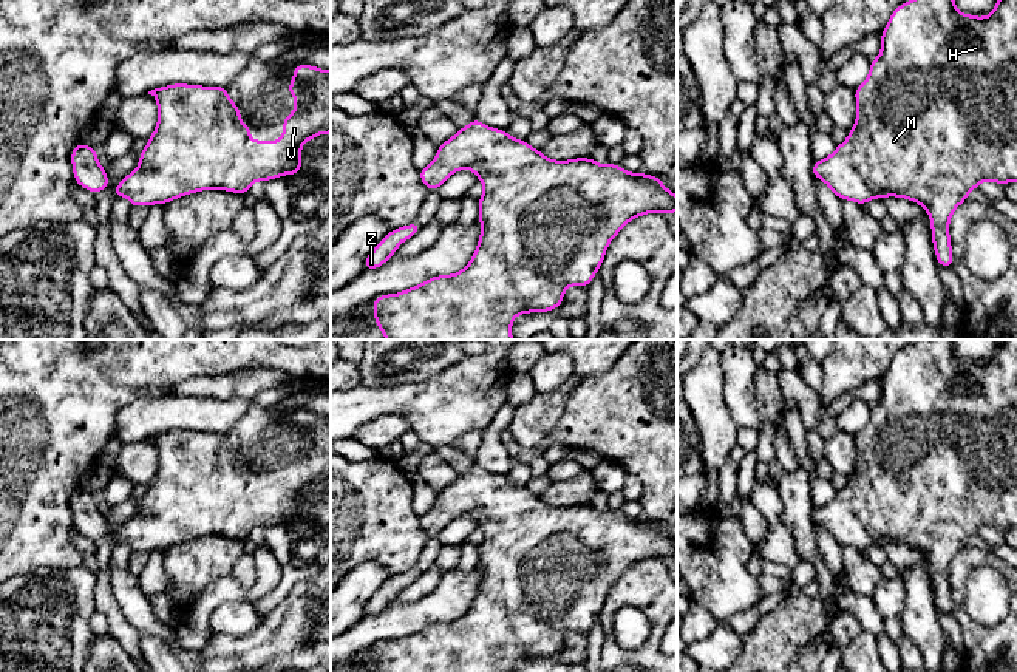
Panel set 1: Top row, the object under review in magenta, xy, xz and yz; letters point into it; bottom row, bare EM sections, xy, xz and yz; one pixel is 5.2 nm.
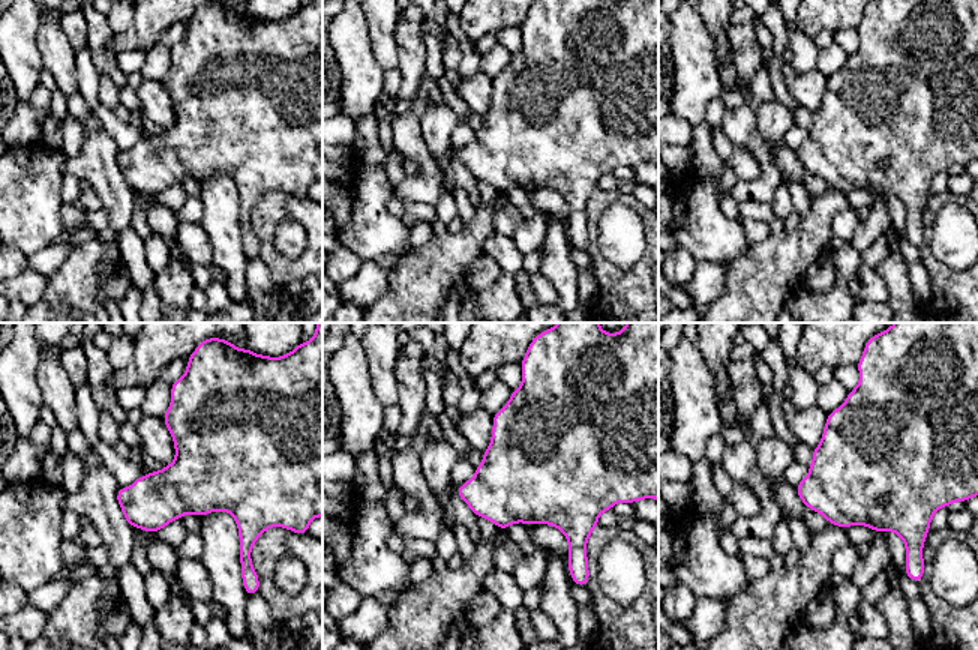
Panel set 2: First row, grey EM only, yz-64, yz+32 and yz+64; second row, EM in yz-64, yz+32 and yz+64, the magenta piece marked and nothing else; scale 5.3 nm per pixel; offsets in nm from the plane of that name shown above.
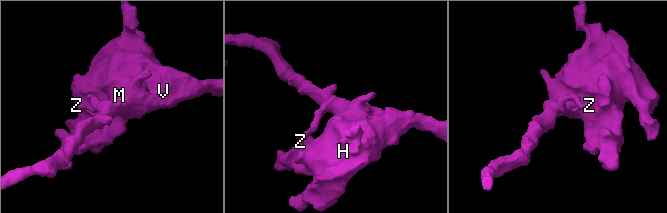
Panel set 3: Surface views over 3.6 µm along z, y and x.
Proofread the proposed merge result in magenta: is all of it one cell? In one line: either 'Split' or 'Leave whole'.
Leave whole

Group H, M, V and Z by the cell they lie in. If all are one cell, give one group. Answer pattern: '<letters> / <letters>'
H M V Z

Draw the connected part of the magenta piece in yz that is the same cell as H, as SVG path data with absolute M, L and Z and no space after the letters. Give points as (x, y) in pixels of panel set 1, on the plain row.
M921 340L904 348L890 360L890 366L881 378L881 399L876 405L870 406L867 425L853 437L856 445L856 468L849 476L845 488L838 490L836 496L825 505L813 508L813 522L824 527L841 547L850 545L864 552L873 544L896 542L918 548L930 562L932 589L940 613L952 613L951 561L960 550L968 547L969 538L978 535L983 527L994 527L1002 533L1017 527L1017 340L997 341L995 354L986 363L960 358L954 349L954 340Z

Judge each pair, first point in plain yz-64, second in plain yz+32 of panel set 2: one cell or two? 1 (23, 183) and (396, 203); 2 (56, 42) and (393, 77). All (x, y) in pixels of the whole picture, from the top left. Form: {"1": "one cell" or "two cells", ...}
{"1": "two cells", "2": "two cells"}

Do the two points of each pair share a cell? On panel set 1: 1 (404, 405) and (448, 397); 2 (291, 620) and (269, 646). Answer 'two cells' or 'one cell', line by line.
1: one cell
2: one cell

